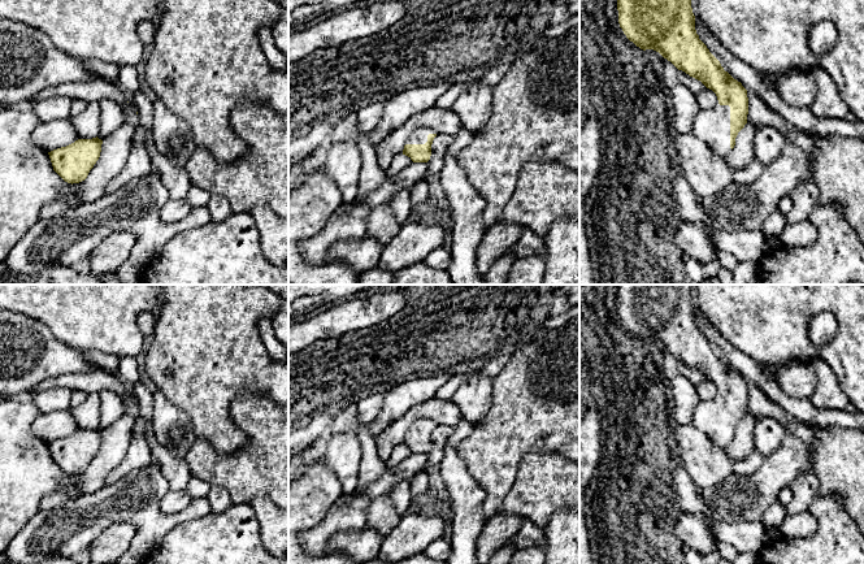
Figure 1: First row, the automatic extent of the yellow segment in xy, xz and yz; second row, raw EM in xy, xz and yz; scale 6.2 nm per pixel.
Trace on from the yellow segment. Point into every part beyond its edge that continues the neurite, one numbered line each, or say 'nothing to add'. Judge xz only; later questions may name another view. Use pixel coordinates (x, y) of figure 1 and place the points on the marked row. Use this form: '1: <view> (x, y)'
1: xz (420, 135)

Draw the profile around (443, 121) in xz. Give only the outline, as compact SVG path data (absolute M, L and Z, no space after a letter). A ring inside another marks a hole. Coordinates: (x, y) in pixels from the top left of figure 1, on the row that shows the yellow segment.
M434 105L409 118L399 130L373 147L369 143L368 134L361 134L357 130L356 110L348 110L343 118L334 123L331 139L334 142L352 139L361 155L360 181L356 198L368 195L382 185L385 170L396 157L403 155L408 138L421 126L429 126L438 134L450 135L455 135L464 127L460 117L455 112Z

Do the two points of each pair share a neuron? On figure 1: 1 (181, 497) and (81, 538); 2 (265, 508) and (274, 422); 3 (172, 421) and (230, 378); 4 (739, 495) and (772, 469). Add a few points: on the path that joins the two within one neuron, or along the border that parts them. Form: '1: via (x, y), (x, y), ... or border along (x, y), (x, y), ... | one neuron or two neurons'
1: border along (190, 498), (178, 511), (164, 512), (159, 507) | two neurons
2: via (274, 487), (274, 443) | one neuron
3: border along (161, 391), (189, 417), (196, 437) | two neurons
4: via (747, 494), (764, 477) | one neuron

